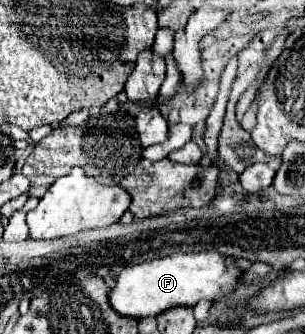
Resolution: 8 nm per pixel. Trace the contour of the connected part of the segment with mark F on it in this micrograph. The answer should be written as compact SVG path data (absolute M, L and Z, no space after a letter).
M198 252L198 254L170 254L164 258L152 258L150 262L144 264L134 264L124 268L118 276L116 276L116 284L108 294L110 306L128 318L144 318L144 316L158 316L168 308L174 306L194 306L198 300L214 300L220 292L222 286L230 286L236 284L240 278L242 270L232 262L228 264L226 258L218 252Z

